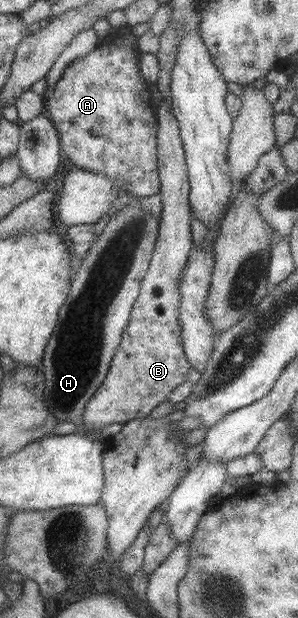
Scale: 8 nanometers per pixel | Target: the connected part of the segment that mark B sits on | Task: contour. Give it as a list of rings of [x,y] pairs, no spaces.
[[[164,98],[158,102],[157,118],[159,119],[159,175],[161,179],[161,197],[163,211],[161,214],[161,227],[159,230],[159,240],[155,250],[155,256],[151,262],[151,268],[144,277],[141,286],[141,295],[135,302],[131,321],[128,328],[124,331],[122,342],[116,351],[114,360],[111,364],[108,376],[104,379],[103,385],[88,403],[84,413],[86,426],[100,428],[108,424],[127,423],[134,419],[142,419],[151,416],[152,412],[163,402],[168,400],[168,396],[182,386],[191,377],[192,365],[188,360],[184,346],[182,324],[180,324],[180,309],[183,304],[183,276],[194,246],[194,236],[192,236],[192,209],[189,198],[191,197],[191,182],[189,175],[189,164],[181,133],[180,123],[175,116],[173,102],[168,104]]]

